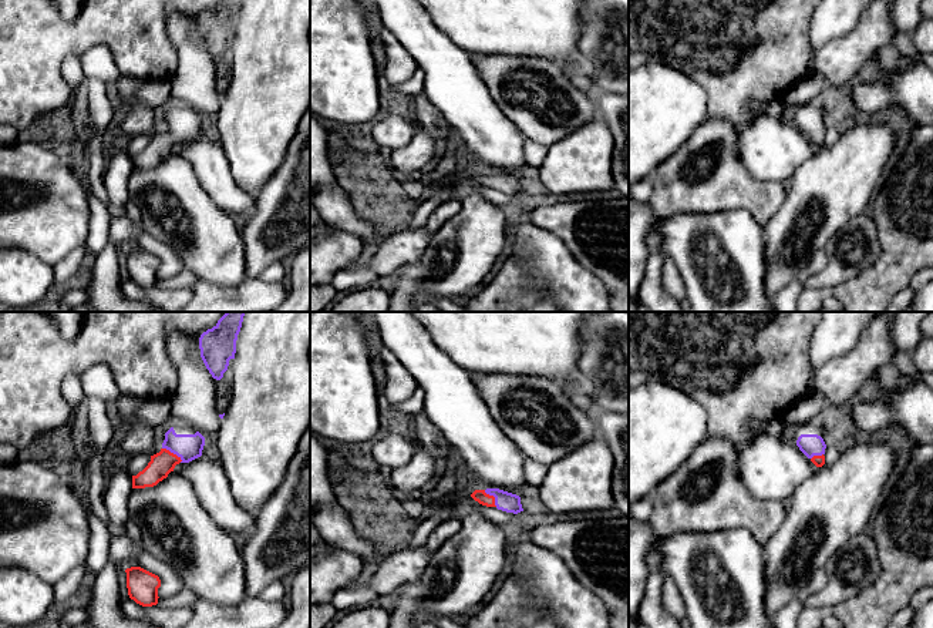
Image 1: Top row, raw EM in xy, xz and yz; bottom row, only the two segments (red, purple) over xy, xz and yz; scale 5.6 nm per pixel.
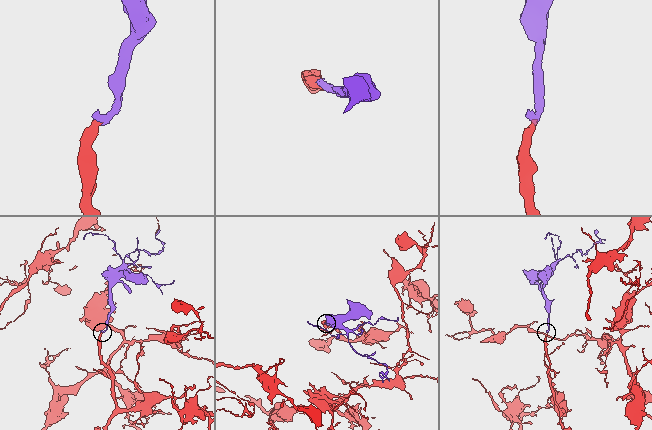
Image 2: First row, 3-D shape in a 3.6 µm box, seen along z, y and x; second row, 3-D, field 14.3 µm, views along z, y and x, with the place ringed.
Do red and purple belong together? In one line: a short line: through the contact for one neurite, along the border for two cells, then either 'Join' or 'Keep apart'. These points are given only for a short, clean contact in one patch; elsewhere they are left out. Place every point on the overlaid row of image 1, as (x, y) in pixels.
Line: xy (162, 463), (172, 453), (188, 447). Join

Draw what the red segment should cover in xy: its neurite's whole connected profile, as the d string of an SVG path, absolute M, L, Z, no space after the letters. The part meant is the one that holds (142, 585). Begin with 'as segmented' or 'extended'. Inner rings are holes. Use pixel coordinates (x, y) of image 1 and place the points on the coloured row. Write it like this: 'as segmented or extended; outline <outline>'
as segmented; outline M141 567L127 568L125 572L129 598L142 607L156 605L158 588L161 587L159 577Z

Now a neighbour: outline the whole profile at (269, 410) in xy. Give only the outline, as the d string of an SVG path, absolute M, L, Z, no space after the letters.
M245 312L233 359L233 389L216 447L238 504L257 516L283 483L310 424L310 312Z

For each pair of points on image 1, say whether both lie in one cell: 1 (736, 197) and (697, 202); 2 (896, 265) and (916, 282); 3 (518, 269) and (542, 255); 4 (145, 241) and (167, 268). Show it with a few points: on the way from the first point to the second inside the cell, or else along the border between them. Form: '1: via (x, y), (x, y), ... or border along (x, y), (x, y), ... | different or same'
1: via (726, 197), (707, 197) | same
2: border along (918, 271), (908, 286) | different
3: border along (511, 255), (526, 261), (529, 281), (545, 294) | different
4: via (152, 245), (167, 261) | same

